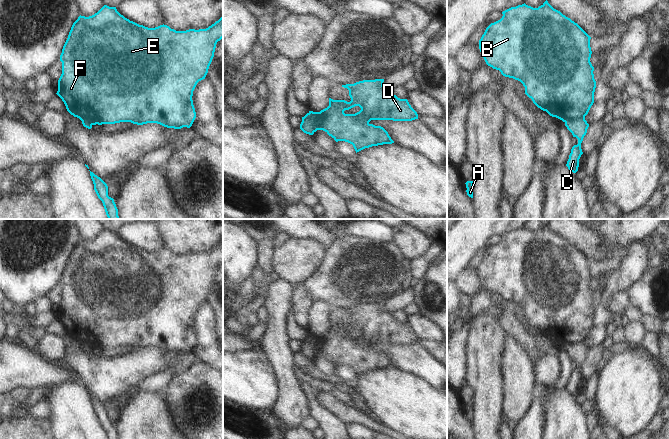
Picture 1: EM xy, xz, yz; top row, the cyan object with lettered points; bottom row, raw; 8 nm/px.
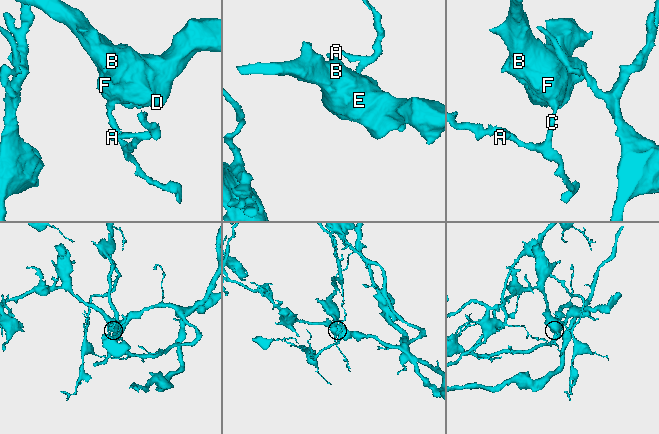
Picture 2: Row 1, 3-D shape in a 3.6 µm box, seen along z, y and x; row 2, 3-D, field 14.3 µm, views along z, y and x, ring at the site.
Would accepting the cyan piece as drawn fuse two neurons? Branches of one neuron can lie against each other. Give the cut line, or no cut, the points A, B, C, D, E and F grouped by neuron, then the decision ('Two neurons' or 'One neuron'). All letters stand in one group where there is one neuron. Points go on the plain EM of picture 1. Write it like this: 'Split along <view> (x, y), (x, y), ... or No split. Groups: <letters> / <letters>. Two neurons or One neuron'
Split along xz (307, 337), (313, 341), (313, 353), (315, 355). Groups: A C / B D E F. Two neurons

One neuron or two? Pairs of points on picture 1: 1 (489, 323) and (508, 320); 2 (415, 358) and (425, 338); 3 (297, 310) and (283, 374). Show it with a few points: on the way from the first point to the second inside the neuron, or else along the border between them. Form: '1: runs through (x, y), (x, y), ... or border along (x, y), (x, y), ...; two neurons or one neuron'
1: border along (497, 317), (507, 333); two neurons
2: border along (418, 342), (436, 359); two neurons
3: border along (292, 286), (291, 310); two neurons

